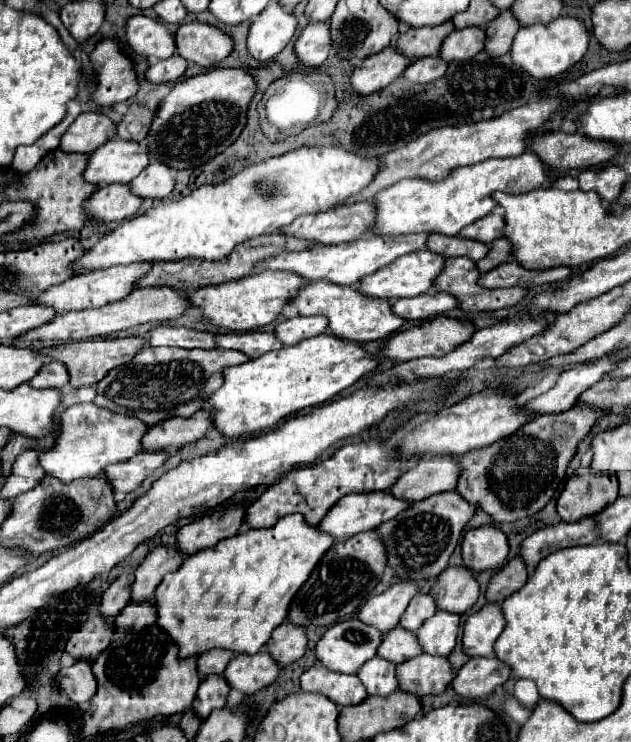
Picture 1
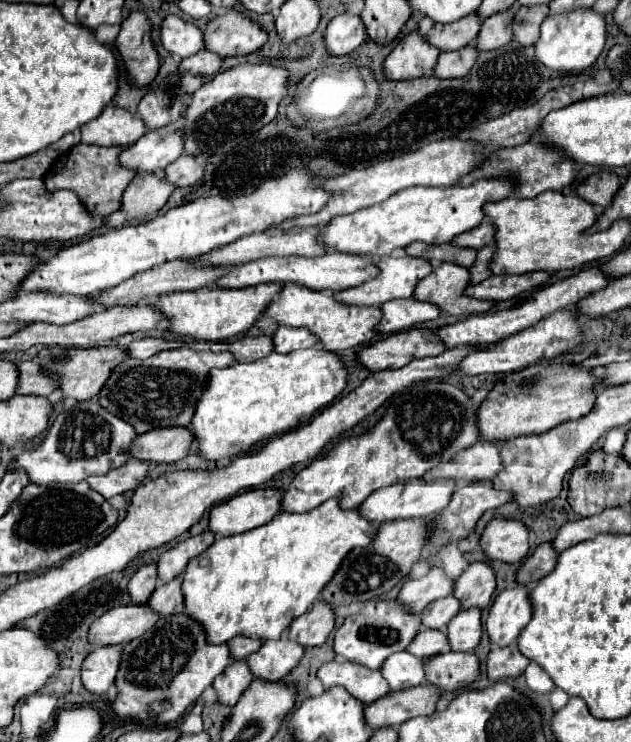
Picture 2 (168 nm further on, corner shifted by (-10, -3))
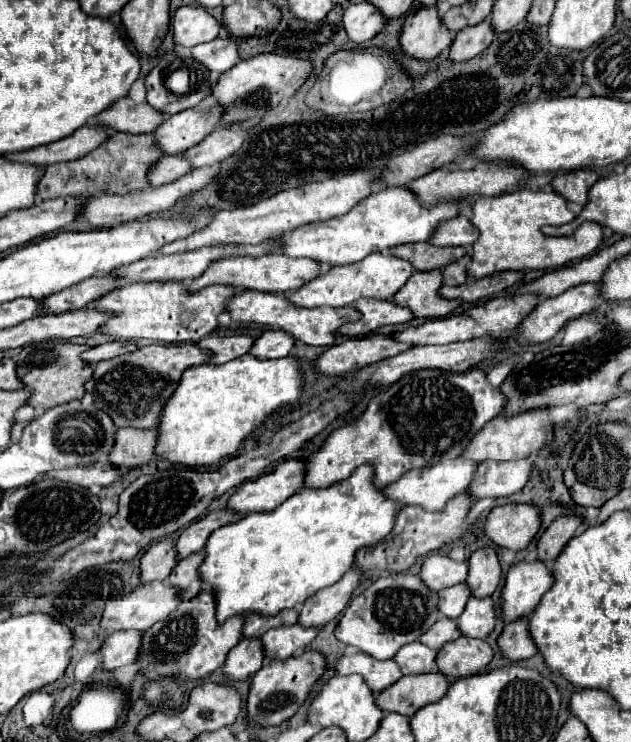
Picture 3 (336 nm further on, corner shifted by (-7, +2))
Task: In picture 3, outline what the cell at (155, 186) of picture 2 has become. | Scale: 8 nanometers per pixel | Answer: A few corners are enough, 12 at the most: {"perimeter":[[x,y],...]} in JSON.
{"perimeter":[[162,156],[148,172],[150,188],[170,184],[190,170],[182,156]]}

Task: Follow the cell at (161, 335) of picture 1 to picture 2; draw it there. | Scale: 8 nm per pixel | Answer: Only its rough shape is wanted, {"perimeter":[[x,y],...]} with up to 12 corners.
{"perimeter":[[139,339],[125,351],[133,359],[147,359],[159,351],[181,347],[181,341]]}

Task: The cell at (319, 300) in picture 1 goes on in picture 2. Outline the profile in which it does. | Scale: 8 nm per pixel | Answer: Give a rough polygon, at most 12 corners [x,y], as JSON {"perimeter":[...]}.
{"perimeter":[[283,285],[263,311],[285,327],[309,329],[323,349],[369,343],[379,307]]}

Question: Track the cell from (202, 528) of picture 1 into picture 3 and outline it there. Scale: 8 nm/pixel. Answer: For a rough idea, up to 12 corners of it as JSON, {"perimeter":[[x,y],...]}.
{"perimeter":[[286,460],[244,482],[228,510],[268,512],[302,488],[304,462]]}

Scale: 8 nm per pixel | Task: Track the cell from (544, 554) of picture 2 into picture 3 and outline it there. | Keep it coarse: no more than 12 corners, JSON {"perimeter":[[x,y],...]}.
{"perimeter":[[556,518],[538,540],[536,560],[550,564],[582,524]]}

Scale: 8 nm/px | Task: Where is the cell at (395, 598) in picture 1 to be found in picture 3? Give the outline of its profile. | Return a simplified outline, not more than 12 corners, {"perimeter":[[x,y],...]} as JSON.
{"perimeter":[[430,554],[420,568],[428,590],[462,584],[466,562],[444,554]]}

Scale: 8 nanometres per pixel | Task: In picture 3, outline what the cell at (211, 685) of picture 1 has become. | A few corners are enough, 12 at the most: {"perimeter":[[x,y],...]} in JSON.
{"perimeter":[[240,640],[226,658],[224,676],[248,680],[264,662],[260,640]]}

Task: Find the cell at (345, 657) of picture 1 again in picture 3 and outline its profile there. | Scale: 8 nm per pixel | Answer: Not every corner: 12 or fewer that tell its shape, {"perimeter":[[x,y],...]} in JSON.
{"perimeter":[[416,576],[350,600],[336,638],[388,660],[438,620]]}

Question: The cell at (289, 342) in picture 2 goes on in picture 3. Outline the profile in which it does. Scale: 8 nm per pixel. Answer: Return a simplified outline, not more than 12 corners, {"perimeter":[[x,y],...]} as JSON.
{"perimeter":[[266,330],[250,354],[260,360],[284,358],[294,338],[284,330]]}

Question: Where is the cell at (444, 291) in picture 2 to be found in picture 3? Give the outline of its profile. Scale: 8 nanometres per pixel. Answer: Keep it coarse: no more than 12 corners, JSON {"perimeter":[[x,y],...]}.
{"perimeter":[[442,270],[414,272],[394,296],[416,318],[444,318],[462,300],[440,296]]}

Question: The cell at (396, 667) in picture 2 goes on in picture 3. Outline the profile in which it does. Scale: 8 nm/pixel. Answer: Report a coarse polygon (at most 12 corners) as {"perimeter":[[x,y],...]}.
{"perimeter":[[412,642],[396,652],[404,676],[436,670],[436,650]]}

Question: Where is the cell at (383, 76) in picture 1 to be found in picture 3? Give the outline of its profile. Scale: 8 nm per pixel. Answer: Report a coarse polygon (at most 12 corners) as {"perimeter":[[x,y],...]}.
{"perimeter":[[434,6],[404,18],[400,50],[432,60],[452,44]]}

